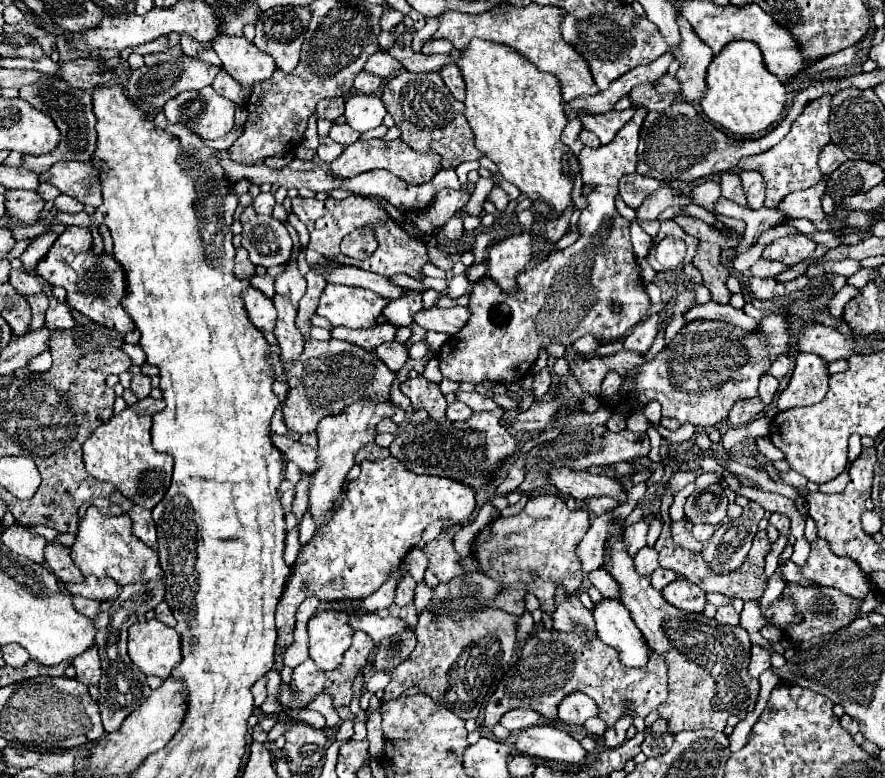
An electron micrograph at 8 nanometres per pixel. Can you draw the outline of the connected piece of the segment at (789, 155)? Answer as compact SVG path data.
M825 94L809 102L805 110L799 114L799 118L791 124L789 134L779 144L757 156L747 156L743 158L743 162L739 162L741 170L757 170L763 176L767 184L767 198L765 198L767 208L775 208L781 202L781 198L787 196L789 192L805 190L823 180L823 174L817 166L817 156L819 150L829 142L829 128L827 128L829 112L831 112L831 94Z

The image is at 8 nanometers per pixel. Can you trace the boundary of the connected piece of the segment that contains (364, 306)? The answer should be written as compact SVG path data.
M327 284L317 306L317 314L327 318L333 326L375 328L377 318L387 304L389 300L377 292L343 284Z

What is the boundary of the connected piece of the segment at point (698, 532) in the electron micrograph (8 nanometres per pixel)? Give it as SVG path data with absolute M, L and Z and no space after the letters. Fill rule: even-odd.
M695 524L693 526L693 536L695 536L695 540L699 540L699 542L705 542L705 540L709 540L711 536L713 536L713 532L715 532L717 528L715 526L709 526L709 524Z

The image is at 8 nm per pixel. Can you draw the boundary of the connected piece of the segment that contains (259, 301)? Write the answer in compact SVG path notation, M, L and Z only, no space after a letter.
M251 286L243 292L243 300L245 300L245 308L249 312L249 320L253 322L253 326L259 328L263 334L273 332L275 318L277 318L273 302L265 294L259 294L259 290L255 290Z

